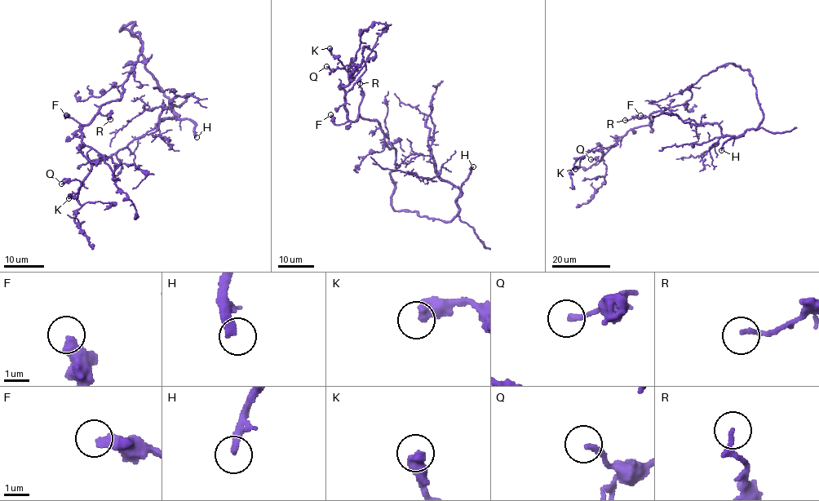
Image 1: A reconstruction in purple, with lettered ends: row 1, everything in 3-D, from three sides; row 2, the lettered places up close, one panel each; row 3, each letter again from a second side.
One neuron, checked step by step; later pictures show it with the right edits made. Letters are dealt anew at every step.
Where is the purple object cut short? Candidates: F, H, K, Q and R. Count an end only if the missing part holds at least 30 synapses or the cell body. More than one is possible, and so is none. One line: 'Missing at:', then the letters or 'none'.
Missing at: H

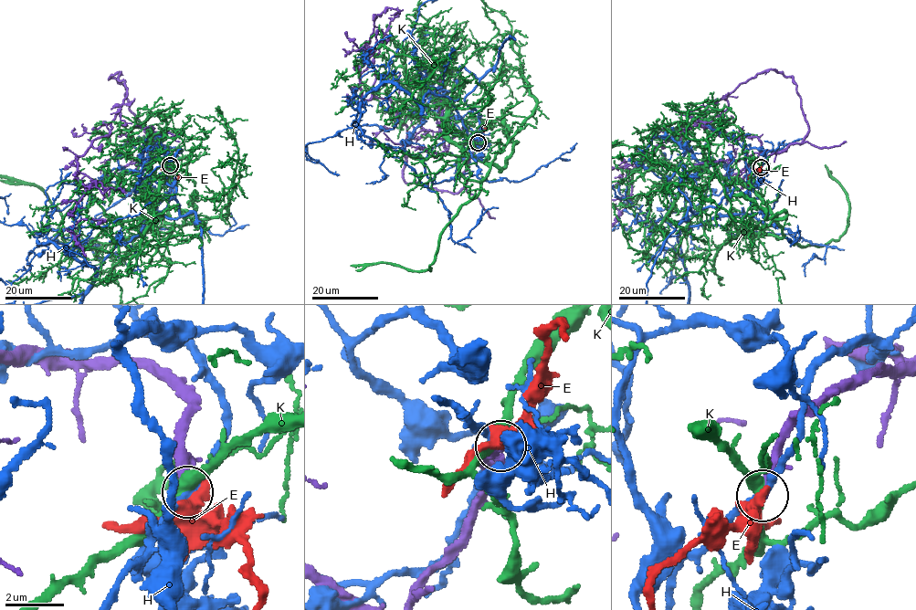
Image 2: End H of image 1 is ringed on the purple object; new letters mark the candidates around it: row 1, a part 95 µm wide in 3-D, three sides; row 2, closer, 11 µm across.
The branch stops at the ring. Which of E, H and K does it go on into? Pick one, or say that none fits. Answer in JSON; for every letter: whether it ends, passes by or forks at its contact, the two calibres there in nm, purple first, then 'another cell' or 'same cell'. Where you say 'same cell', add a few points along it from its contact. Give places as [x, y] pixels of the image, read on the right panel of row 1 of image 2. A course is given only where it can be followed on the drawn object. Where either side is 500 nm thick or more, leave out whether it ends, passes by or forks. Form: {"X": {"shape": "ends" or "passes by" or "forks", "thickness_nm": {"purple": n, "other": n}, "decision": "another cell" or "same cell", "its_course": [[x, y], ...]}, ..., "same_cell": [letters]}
{"E": {"thickness_nm": {"purple": 280, "other": 600}, "decision": "another cell"}, "H": {"shape": "passes by", "thickness_nm": {"purple": 240, "other": 220}, "decision": "another cell"}, "K": {"shape": "forks", "thickness_nm": {"purple": 240, "other": 280}, "decision": "another cell"}, "same_cell": []}

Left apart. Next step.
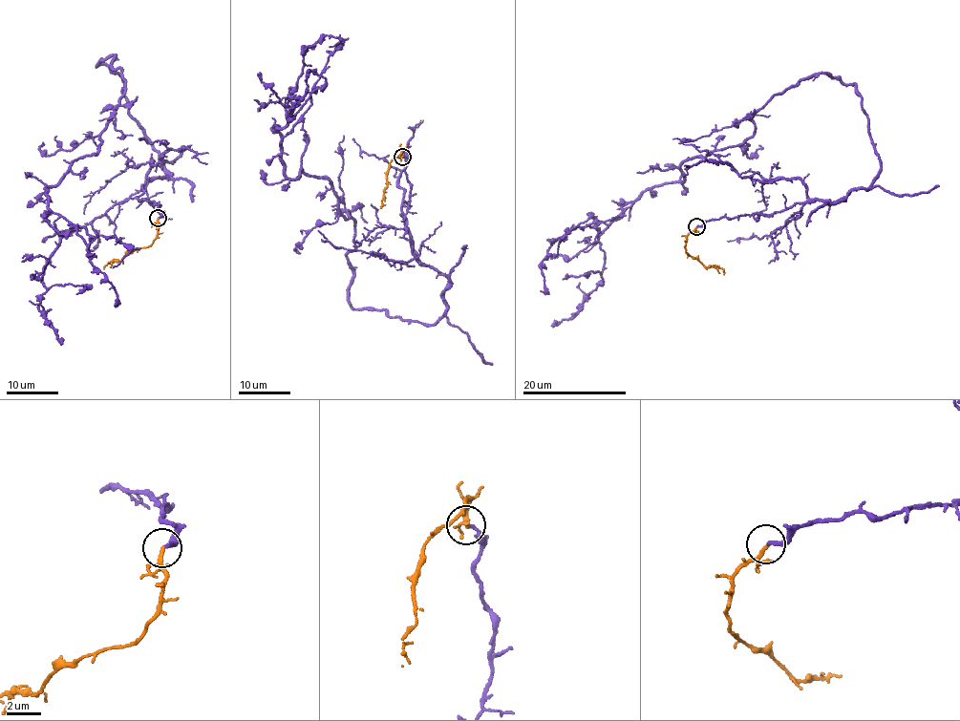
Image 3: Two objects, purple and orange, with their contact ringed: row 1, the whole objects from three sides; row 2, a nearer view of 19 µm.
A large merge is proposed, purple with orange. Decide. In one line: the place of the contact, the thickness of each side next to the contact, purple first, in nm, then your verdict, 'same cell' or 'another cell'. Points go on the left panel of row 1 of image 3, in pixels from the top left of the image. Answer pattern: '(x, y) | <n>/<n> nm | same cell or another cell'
(158, 218) | 190/240 nm | same cell

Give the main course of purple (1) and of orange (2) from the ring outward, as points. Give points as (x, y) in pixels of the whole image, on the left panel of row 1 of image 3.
1: (159, 218), (137, 199), (169, 177), (112, 55), (102, 141), (46, 189), (61, 344)
2: (158, 218), (157, 237), (150, 244), (128, 253), (119, 262), (111, 261), (104, 268)

